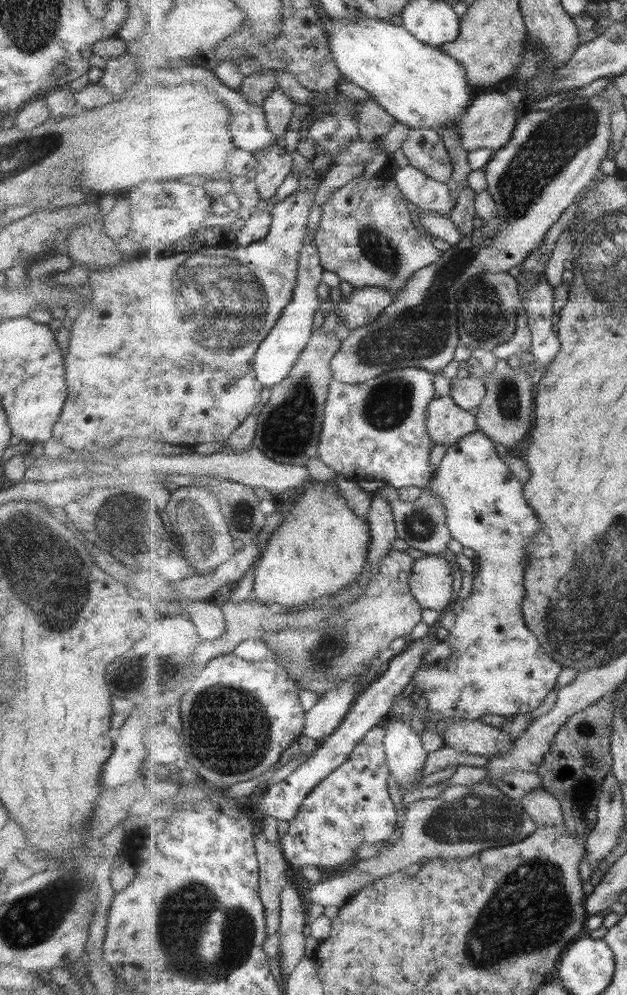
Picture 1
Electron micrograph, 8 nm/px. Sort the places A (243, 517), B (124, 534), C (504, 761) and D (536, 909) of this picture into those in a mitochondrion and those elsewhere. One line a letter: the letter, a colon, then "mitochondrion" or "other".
A: mitochondrion
B: mitochondrion
C: other
D: mitochondrion

